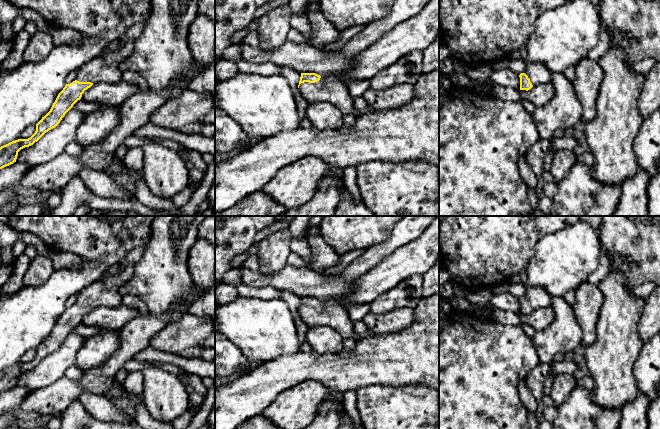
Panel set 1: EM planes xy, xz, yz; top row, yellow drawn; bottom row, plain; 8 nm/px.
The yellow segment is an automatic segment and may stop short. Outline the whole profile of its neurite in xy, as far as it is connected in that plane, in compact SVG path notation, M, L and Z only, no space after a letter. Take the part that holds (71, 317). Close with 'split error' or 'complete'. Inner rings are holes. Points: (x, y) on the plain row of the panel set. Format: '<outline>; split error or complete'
M134 264L126 265L117 275L104 276L78 293L76 304L66 308L58 318L50 335L36 348L35 357L28 363L18 363L0 371L0 393L16 386L21 373L33 369L46 356L55 352L73 329L81 323L84 315L93 308L120 305L123 296L119 289L131 279L134 266Z; split error

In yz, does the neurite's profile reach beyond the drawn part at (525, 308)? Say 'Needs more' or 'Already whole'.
Needs more

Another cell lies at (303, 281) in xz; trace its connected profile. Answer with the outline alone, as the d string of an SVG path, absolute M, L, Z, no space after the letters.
M286 265L277 272L263 274L241 268L242 284L249 287L271 286L281 291L292 292L299 297L316 297L320 300L337 298L350 294L356 279L327 277L309 267L293 267Z

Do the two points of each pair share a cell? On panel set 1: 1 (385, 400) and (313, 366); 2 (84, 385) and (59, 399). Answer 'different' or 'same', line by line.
1: different
2: same

